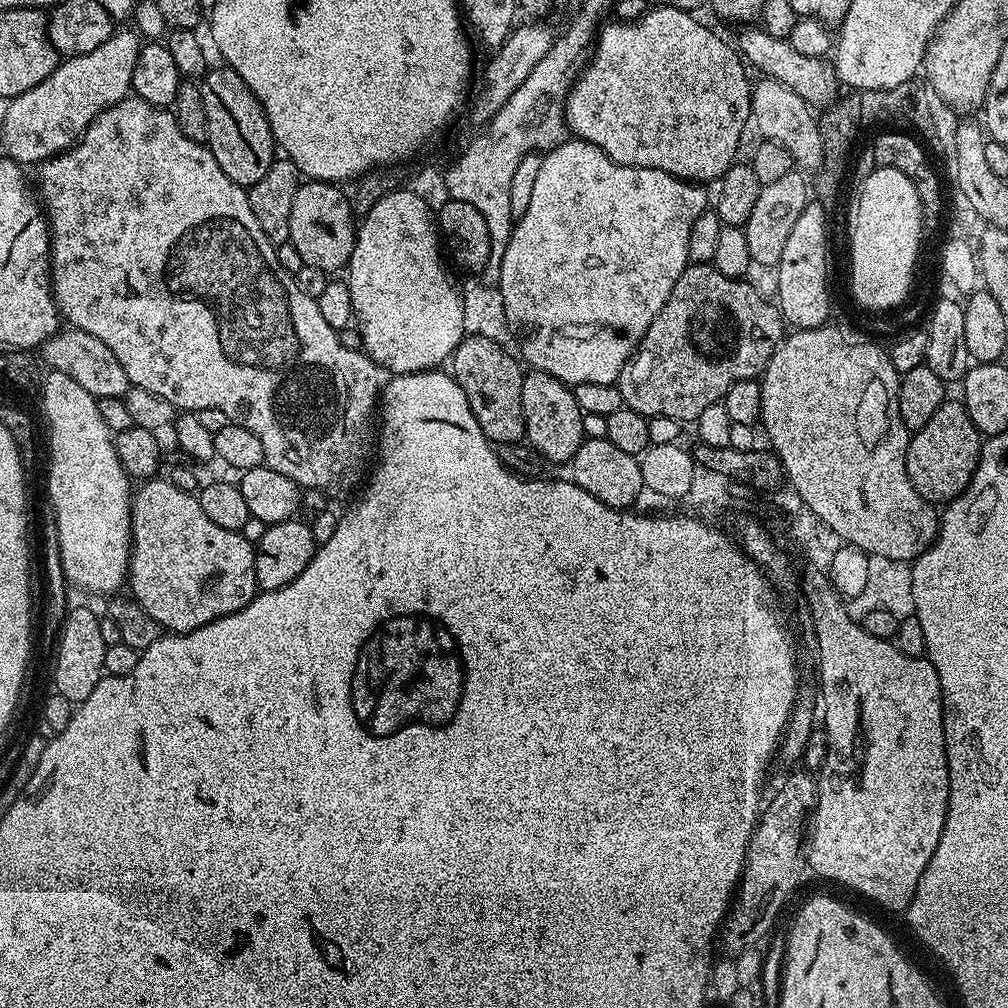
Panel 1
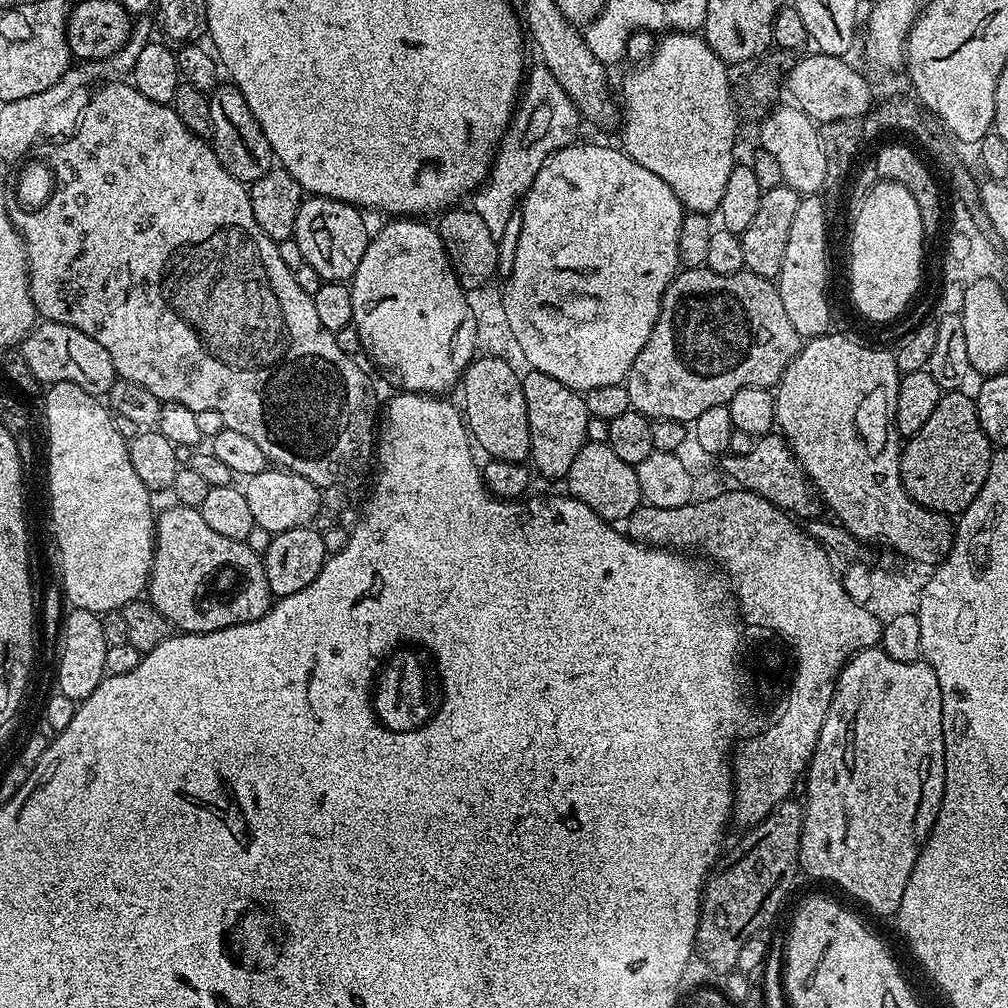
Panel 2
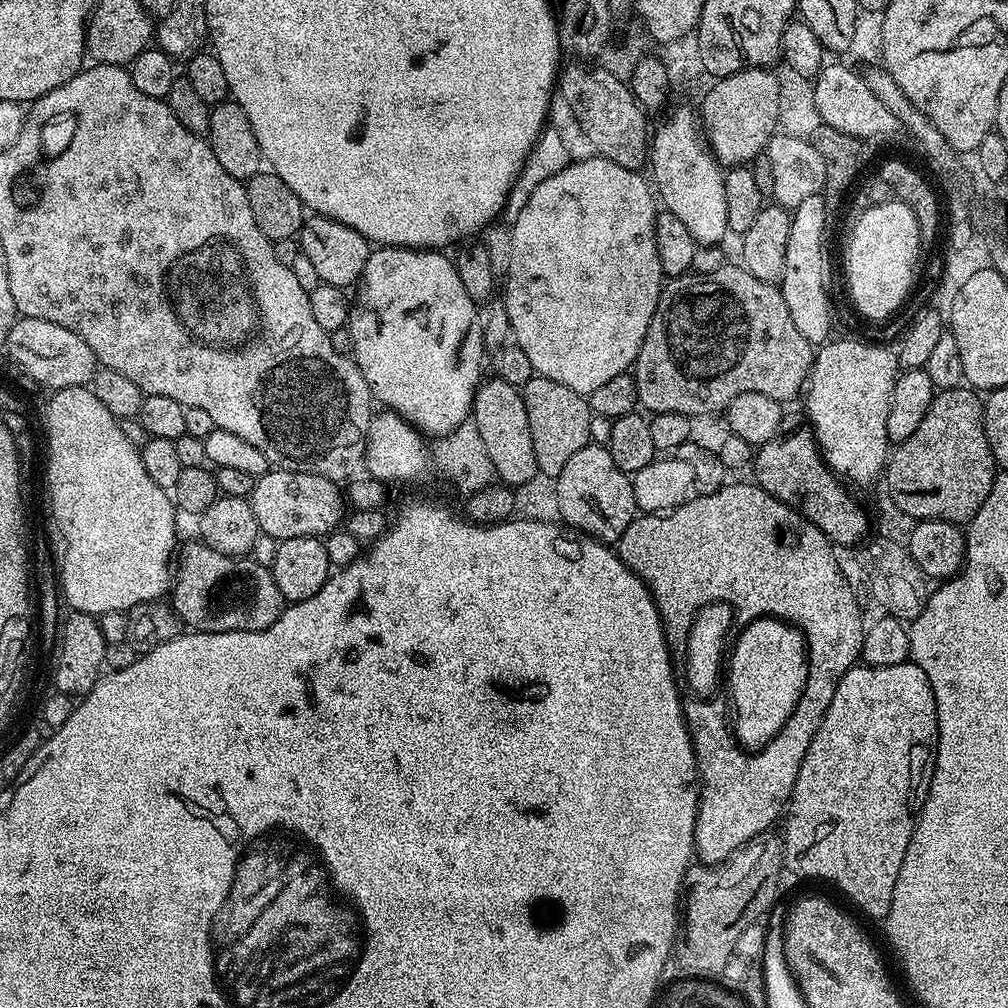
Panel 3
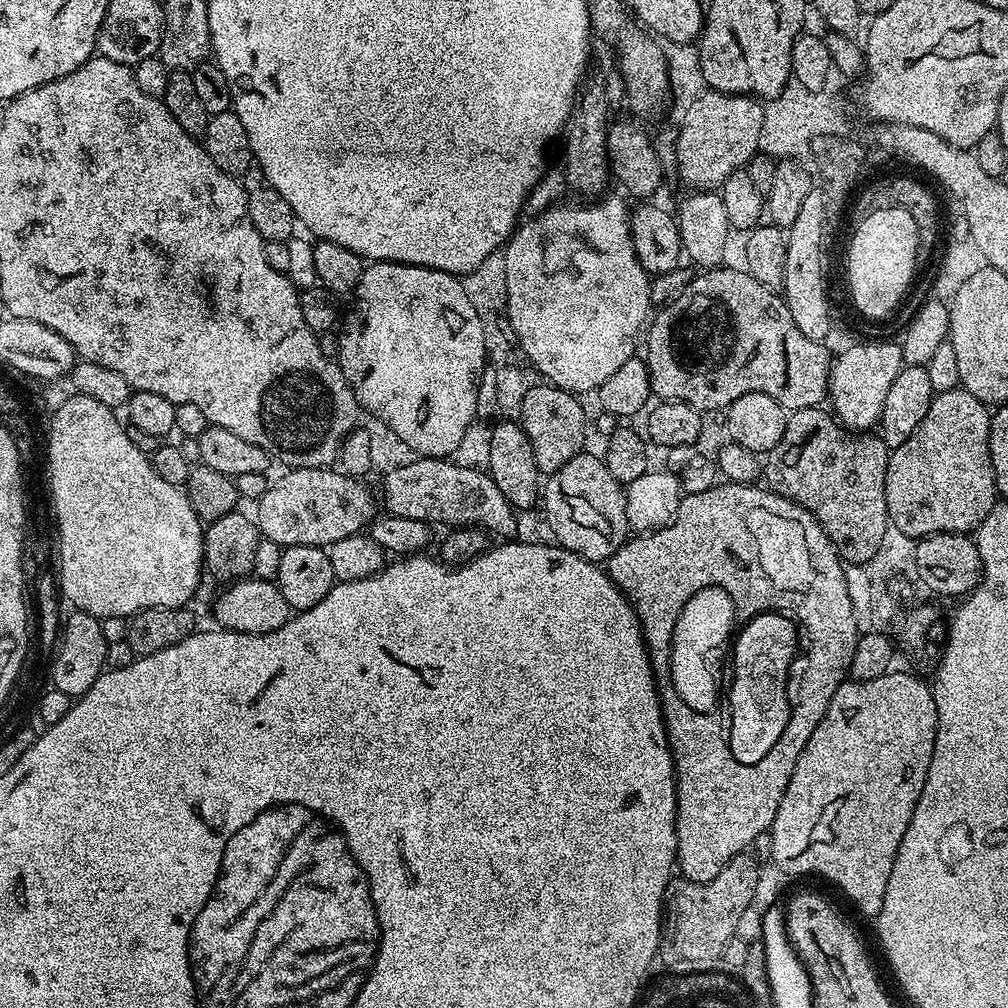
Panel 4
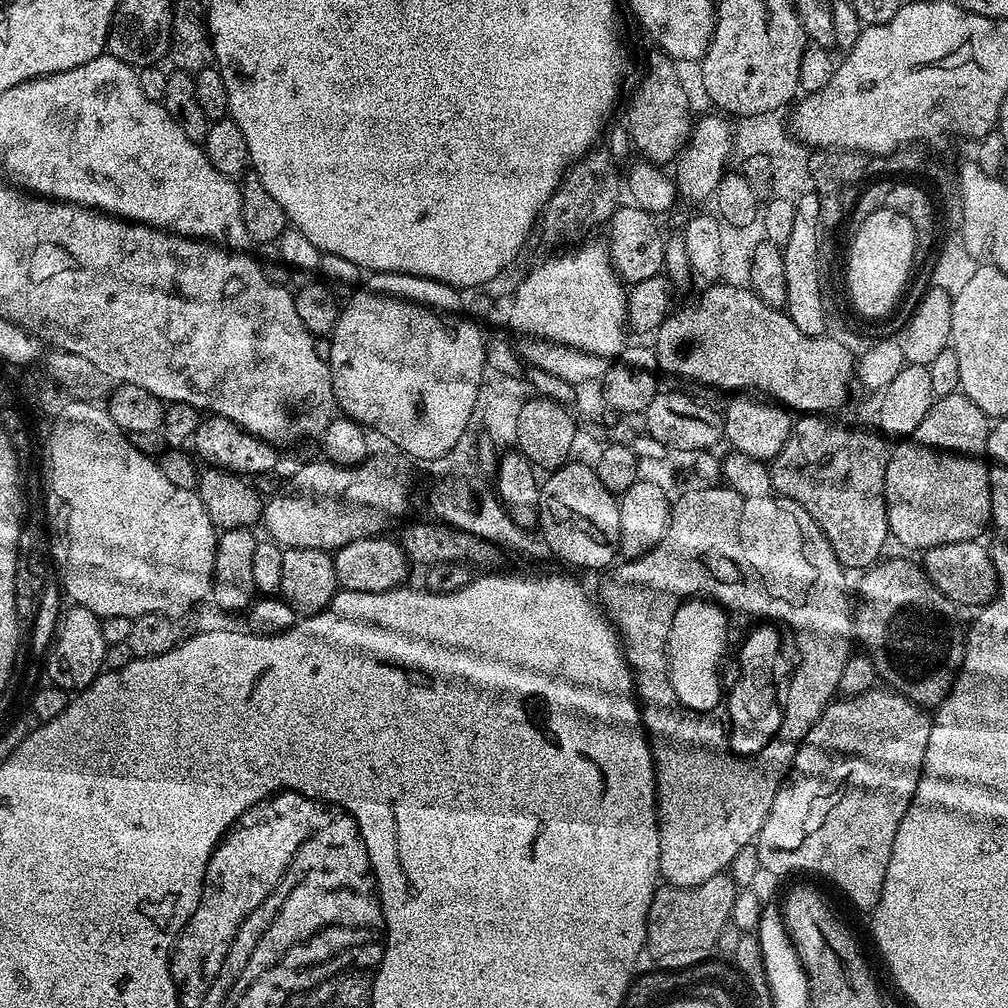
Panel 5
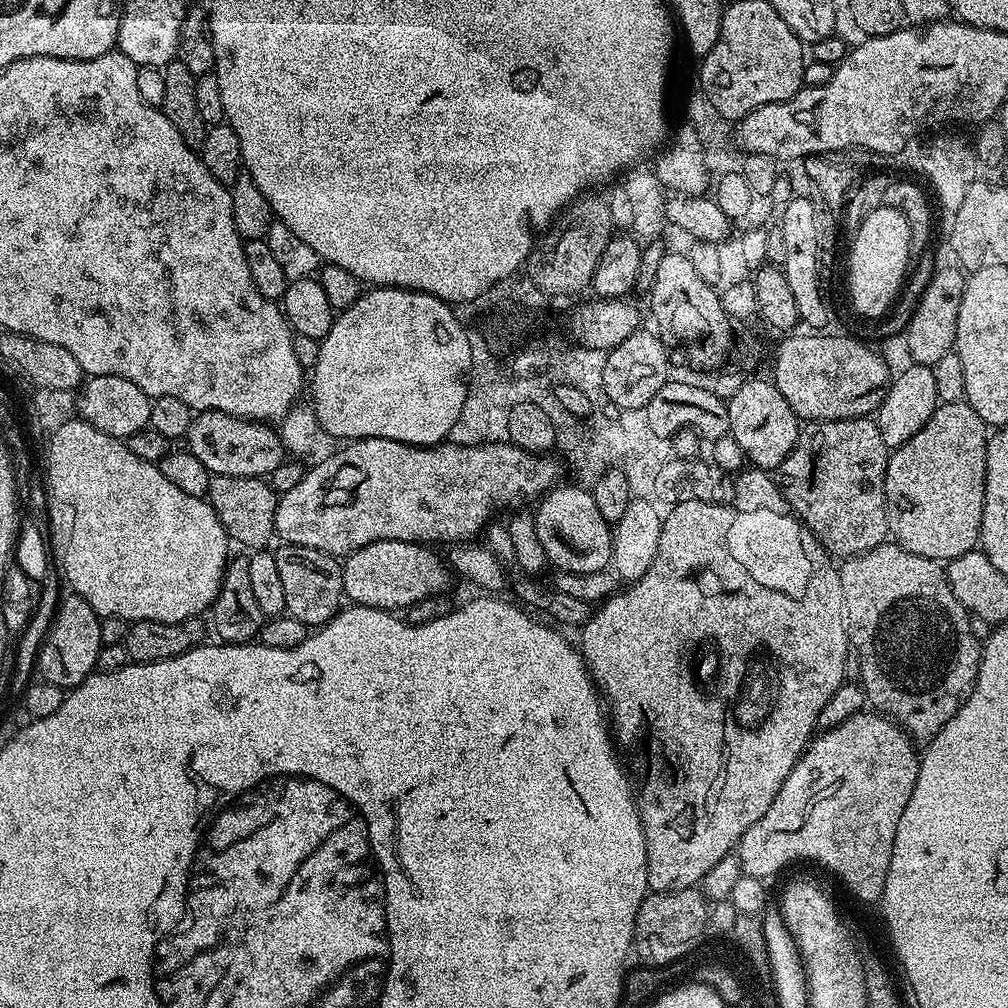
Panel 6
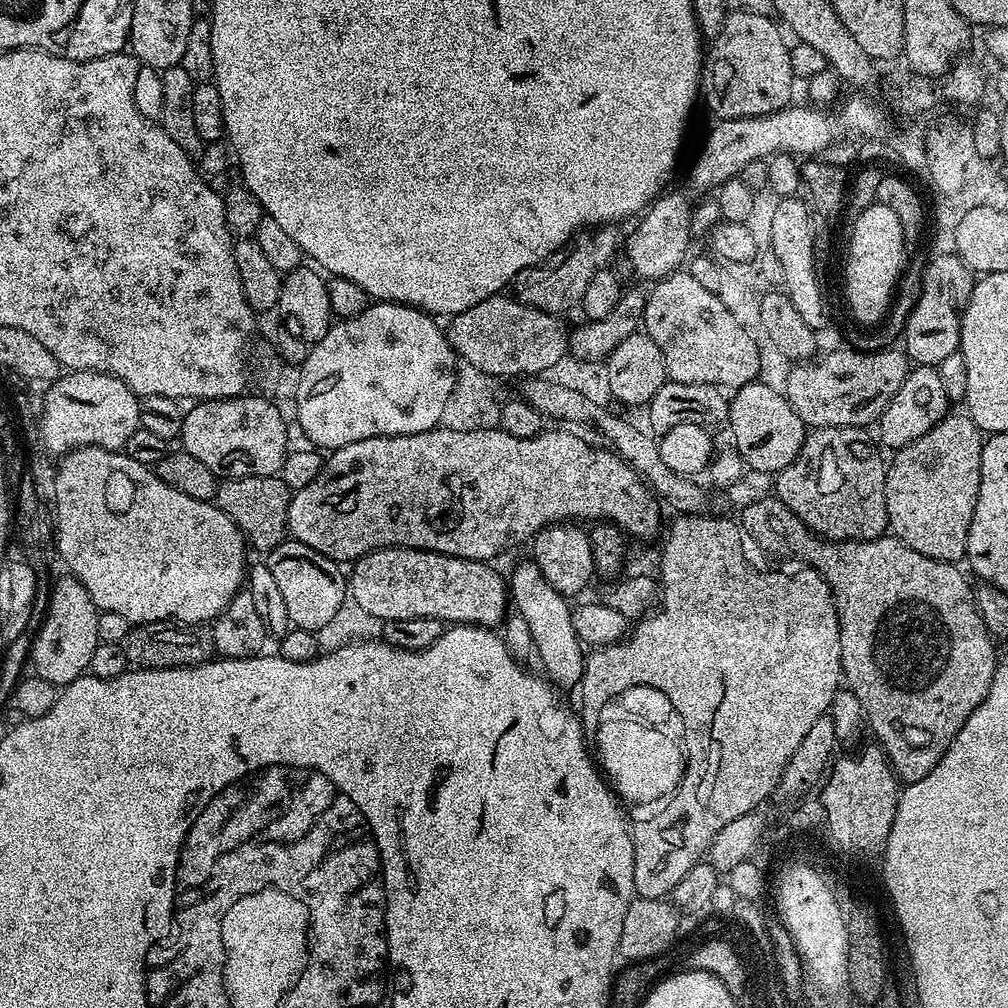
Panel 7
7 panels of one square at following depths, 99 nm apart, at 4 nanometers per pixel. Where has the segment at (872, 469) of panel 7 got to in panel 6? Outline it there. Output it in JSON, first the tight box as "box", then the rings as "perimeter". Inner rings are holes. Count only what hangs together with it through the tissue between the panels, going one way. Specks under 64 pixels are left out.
{"box":[778,419,890,557],"perimeter":[[[875,419],[818,420],[805,423],[801,427],[794,450],[790,450],[788,457],[781,462],[778,483],[789,509],[805,529],[817,536],[825,552],[833,557],[860,556],[889,539],[888,507],[884,493],[889,455],[890,449],[886,442],[882,442],[882,434],[878,434]]]}

